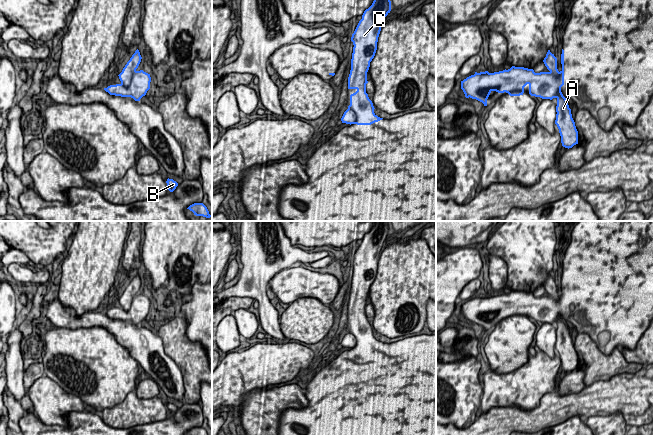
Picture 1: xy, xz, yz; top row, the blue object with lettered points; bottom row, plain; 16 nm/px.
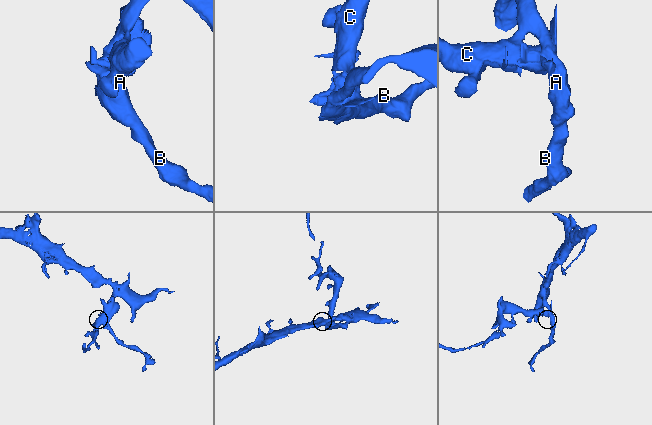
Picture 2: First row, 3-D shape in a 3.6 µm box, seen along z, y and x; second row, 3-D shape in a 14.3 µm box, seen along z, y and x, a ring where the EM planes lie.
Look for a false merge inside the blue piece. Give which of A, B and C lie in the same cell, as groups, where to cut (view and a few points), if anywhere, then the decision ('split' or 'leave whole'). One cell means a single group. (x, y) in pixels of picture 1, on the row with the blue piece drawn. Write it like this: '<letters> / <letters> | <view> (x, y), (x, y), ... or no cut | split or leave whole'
A B / C | xy (135, 70), (134, 76), (128, 85), (122, 86) | split

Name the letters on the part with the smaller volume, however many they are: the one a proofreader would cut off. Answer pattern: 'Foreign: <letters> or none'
Foreign: C

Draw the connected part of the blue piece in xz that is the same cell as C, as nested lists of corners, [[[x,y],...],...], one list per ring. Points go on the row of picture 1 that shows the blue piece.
[[[374,0],[372,5],[364,11],[351,37],[354,47],[348,89],[357,91],[350,95],[350,105],[347,110],[359,115],[355,121],[357,125],[371,125],[383,119],[374,113],[373,103],[366,93],[366,84],[370,62],[377,50],[381,25],[390,11],[390,0]]]

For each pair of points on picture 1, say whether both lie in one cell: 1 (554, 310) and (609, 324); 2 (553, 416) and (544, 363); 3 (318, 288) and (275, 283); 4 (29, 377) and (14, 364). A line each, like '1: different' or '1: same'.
1: same
2: different
3: same
4: different

